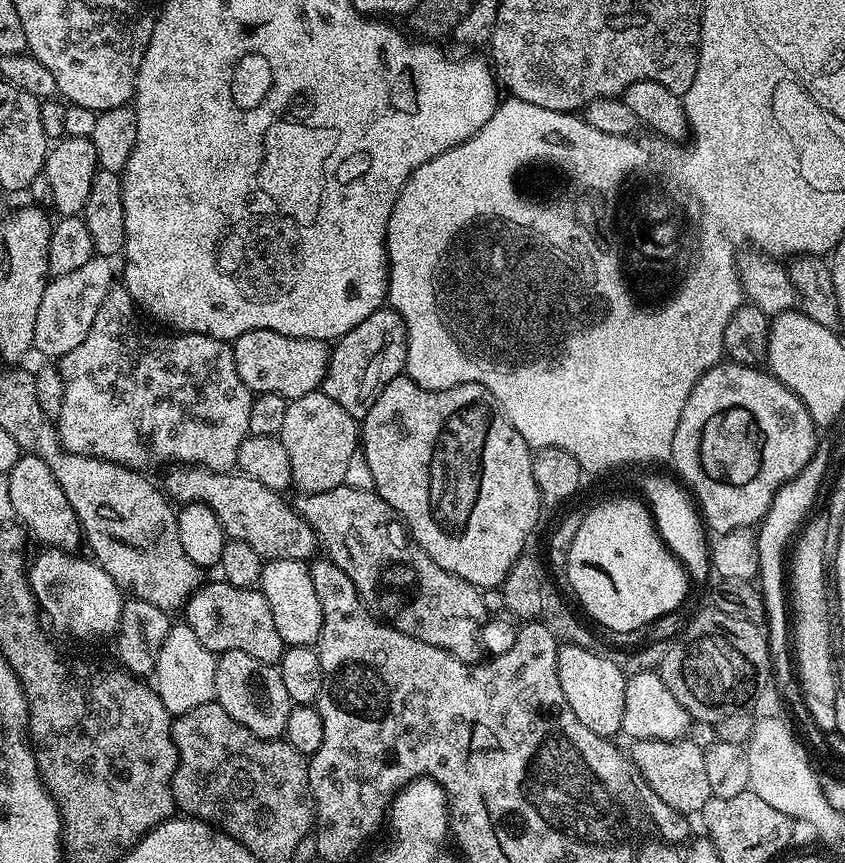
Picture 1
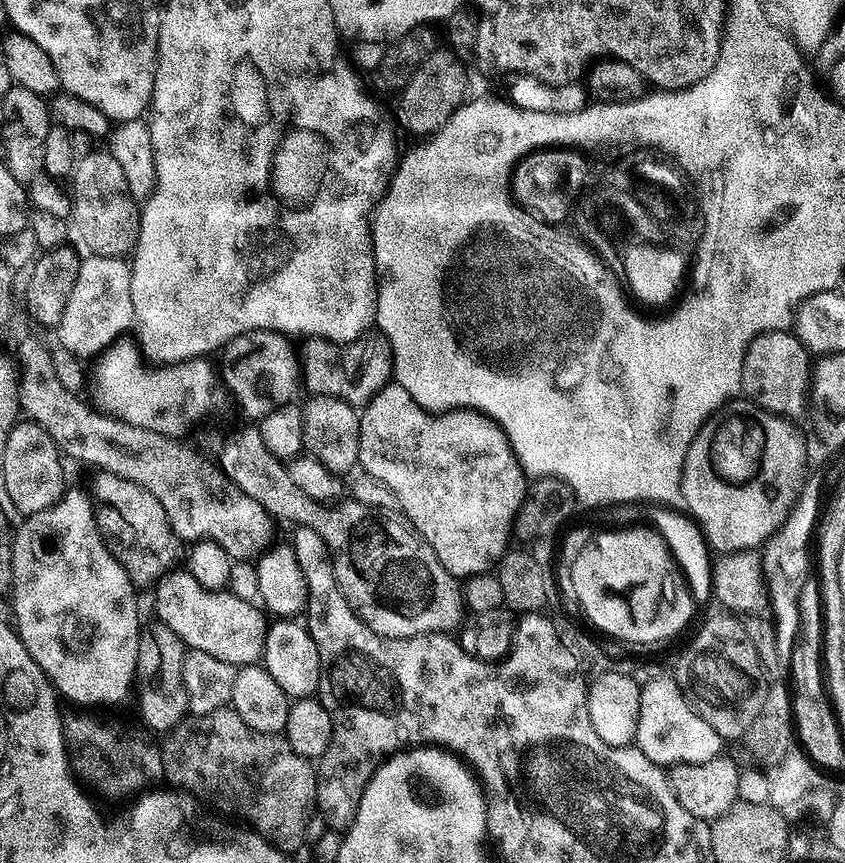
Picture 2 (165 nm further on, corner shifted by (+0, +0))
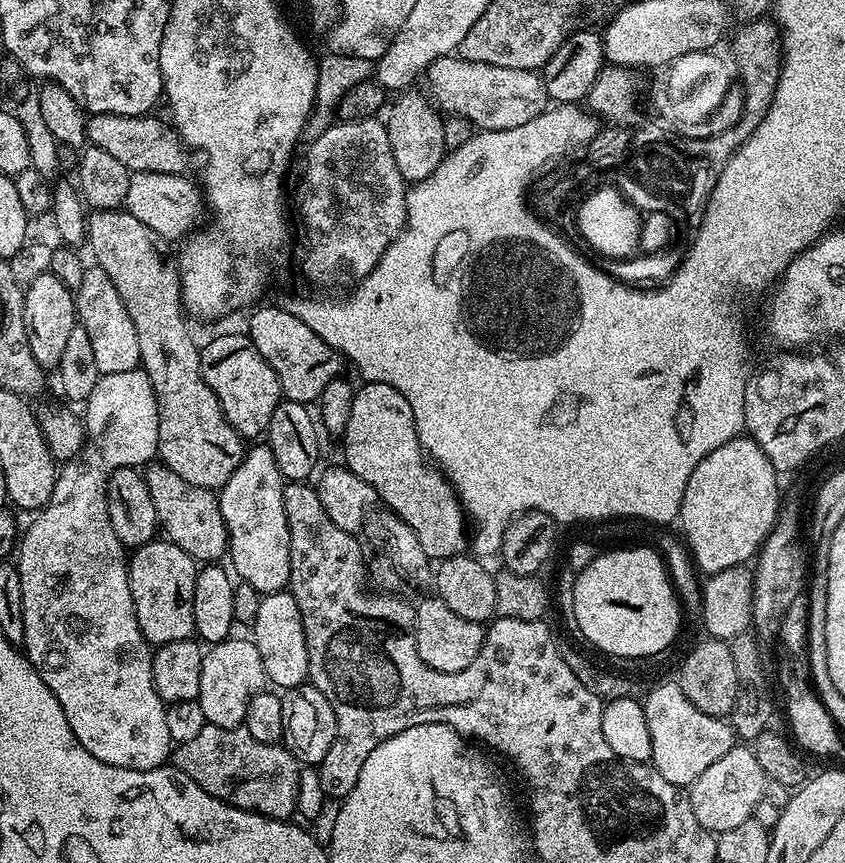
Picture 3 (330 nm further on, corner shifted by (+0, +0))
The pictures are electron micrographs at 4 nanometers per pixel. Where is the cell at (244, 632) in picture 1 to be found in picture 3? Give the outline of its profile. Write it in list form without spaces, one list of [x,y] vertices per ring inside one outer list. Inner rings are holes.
[[[154,538],[131,553],[128,562],[130,594],[134,600],[138,626],[149,645],[186,640],[195,633],[190,603],[190,574],[195,573],[197,568],[197,561],[167,538]]]

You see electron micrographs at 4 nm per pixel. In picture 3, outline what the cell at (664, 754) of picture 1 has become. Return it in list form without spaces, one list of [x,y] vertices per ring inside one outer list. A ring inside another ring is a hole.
[[[734,746],[726,750],[718,762],[706,766],[706,770],[698,774],[686,795],[694,810],[694,818],[698,818],[698,822],[702,822],[708,832],[719,834],[734,830],[734,826],[742,826],[742,822],[752,819],[754,806],[758,806],[758,802],[764,799],[763,788],[767,780],[762,766],[758,766],[755,751],[748,746]]]

